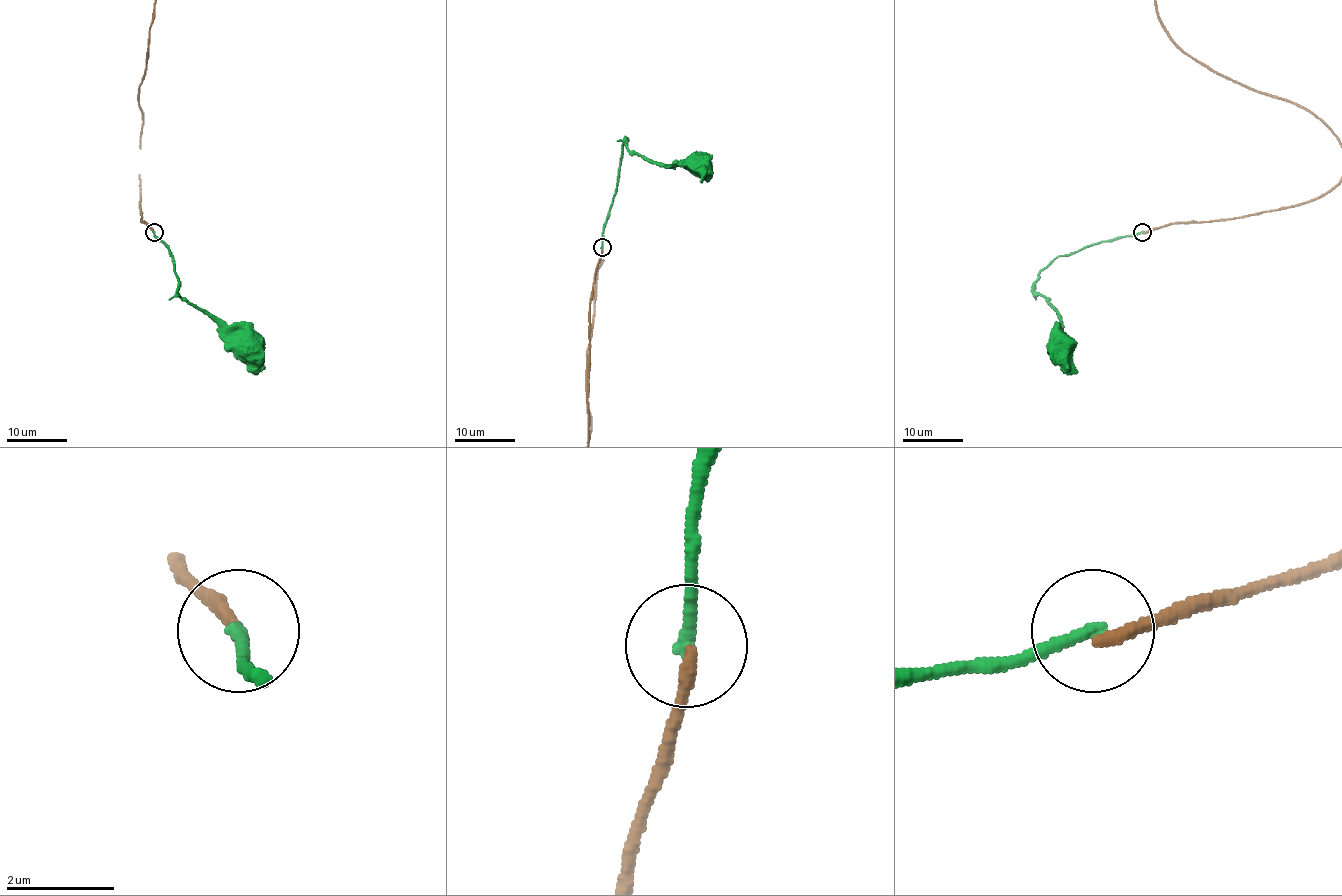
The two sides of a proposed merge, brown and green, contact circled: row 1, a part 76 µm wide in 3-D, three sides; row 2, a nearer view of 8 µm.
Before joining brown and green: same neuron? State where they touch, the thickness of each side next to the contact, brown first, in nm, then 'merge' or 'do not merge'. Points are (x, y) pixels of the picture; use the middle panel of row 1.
at (602, 247); 240 nm thick on the brown side, 240 nm on the other; do not merge

